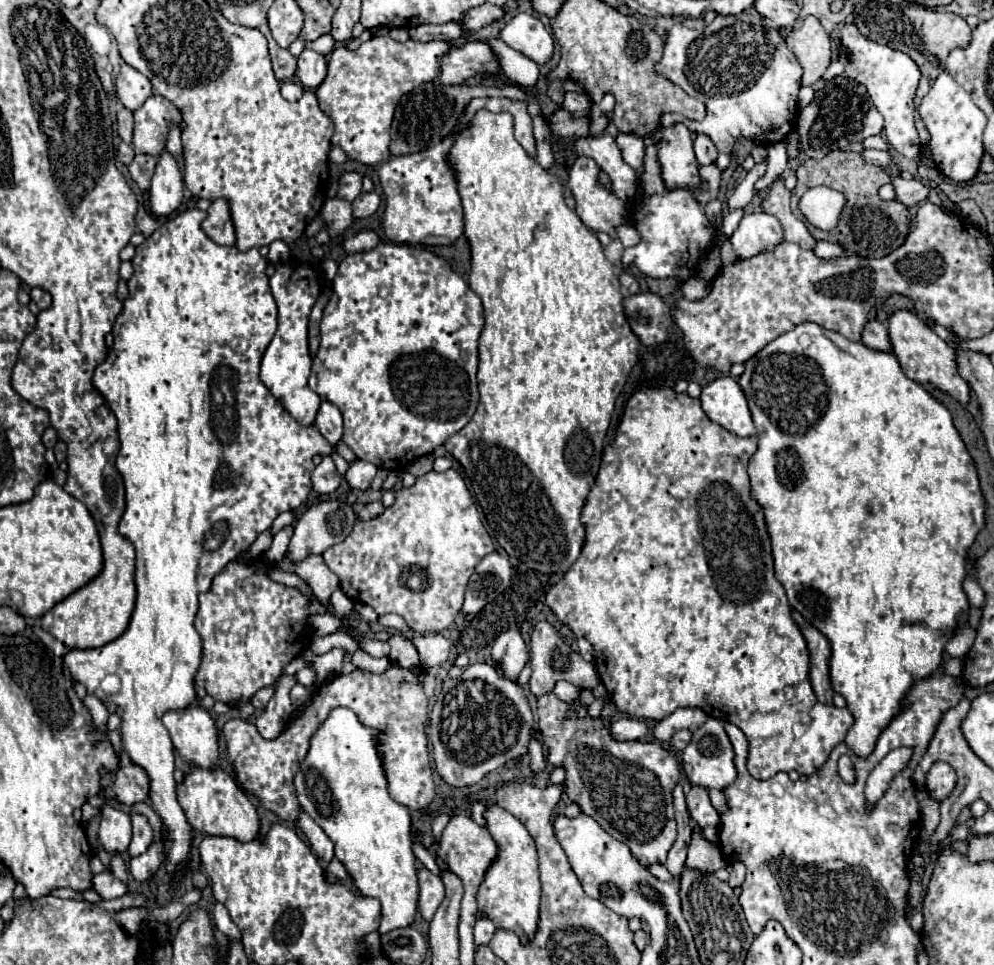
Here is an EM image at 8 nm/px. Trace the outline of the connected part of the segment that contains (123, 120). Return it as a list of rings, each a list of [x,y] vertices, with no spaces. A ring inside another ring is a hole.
[[[121,109],[117,113],[117,123],[119,123],[119,135],[125,143],[131,143],[133,139],[133,113],[129,109]]]

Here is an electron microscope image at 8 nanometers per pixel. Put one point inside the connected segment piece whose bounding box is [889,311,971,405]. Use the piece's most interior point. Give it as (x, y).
(925, 357)

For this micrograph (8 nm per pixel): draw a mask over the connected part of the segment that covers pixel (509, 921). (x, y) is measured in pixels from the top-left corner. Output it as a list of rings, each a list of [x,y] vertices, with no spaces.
[[[485,801],[487,811],[487,829],[495,843],[499,845],[499,855],[493,865],[485,873],[485,881],[479,885],[477,891],[477,905],[479,913],[489,917],[497,929],[513,931],[523,945],[527,945],[535,933],[539,923],[539,897],[541,897],[541,883],[539,883],[539,869],[537,869],[537,851],[535,841],[529,831],[515,819],[509,811],[501,809],[493,801]]]

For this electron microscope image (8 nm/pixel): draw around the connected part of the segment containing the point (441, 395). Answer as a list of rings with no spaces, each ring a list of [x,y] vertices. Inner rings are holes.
[[[381,243],[373,251],[365,253],[355,253],[347,255],[339,263],[337,277],[333,281],[333,291],[329,297],[329,303],[323,311],[323,321],[321,321],[321,345],[313,357],[313,367],[311,367],[311,377],[309,377],[309,387],[323,399],[331,401],[333,405],[339,407],[343,415],[343,441],[353,449],[355,457],[361,461],[375,463],[377,467],[389,469],[389,471],[405,471],[417,457],[433,453],[435,447],[443,445],[451,435],[461,431],[473,417],[477,403],[479,403],[479,393],[477,393],[477,341],[481,335],[481,329],[485,325],[483,317],[483,305],[479,295],[475,295],[469,285],[459,277],[451,265],[441,259],[439,255],[423,249],[423,247],[413,247],[413,245],[397,245],[397,243]]]

